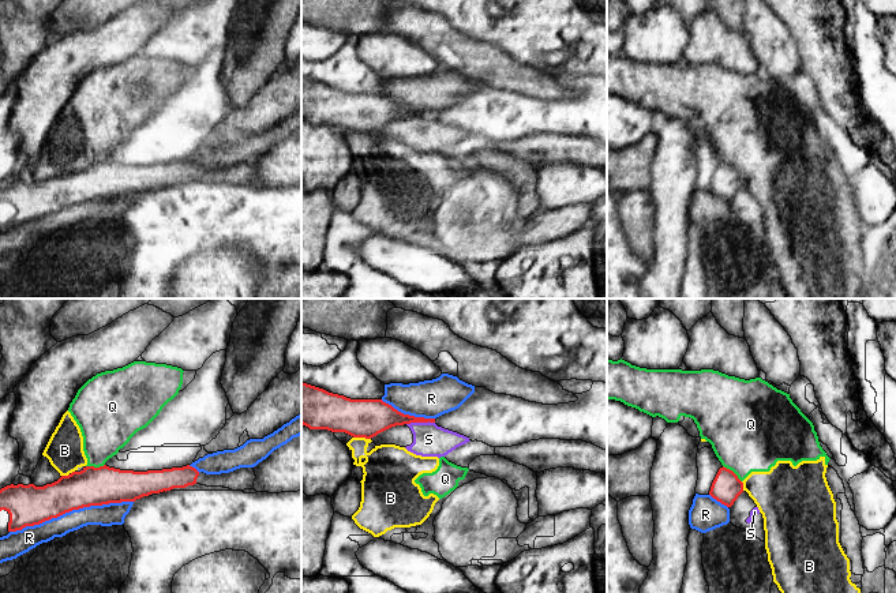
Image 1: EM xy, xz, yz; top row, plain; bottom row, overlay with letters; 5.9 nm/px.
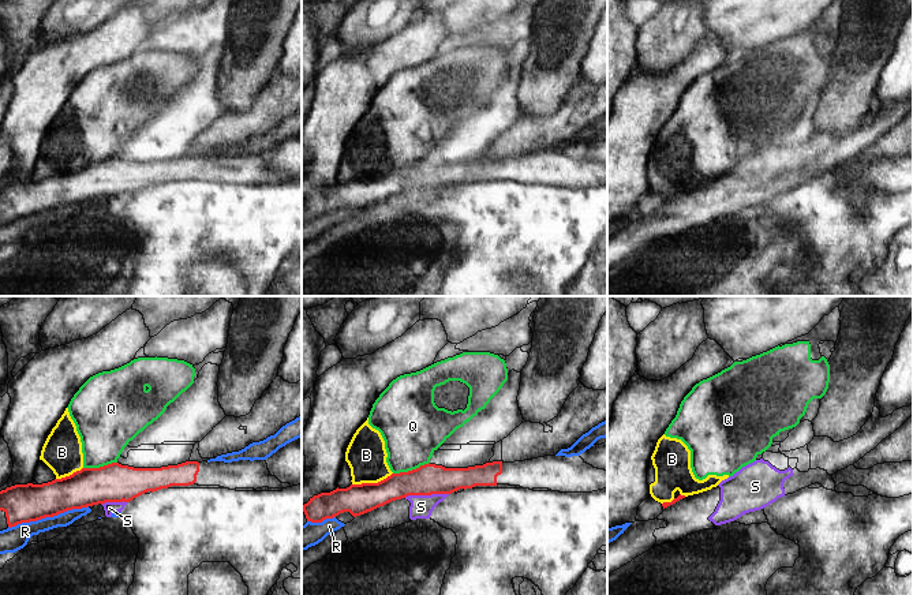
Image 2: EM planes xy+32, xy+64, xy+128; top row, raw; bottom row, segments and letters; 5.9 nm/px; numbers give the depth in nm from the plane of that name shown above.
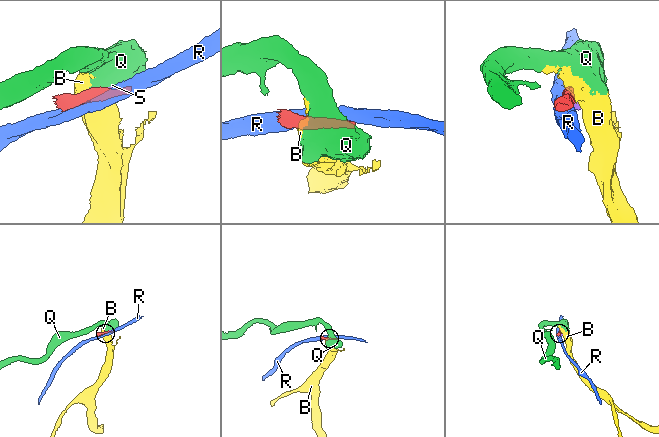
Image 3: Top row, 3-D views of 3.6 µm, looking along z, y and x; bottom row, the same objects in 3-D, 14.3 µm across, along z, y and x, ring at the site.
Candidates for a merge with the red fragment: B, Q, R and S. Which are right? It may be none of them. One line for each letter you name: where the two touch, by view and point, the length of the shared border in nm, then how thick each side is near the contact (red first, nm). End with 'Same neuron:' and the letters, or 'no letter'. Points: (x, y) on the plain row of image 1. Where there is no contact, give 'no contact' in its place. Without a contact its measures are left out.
Same neuron: no letter

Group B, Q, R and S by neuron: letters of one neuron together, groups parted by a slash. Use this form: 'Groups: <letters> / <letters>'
Groups: B Q / R / S

